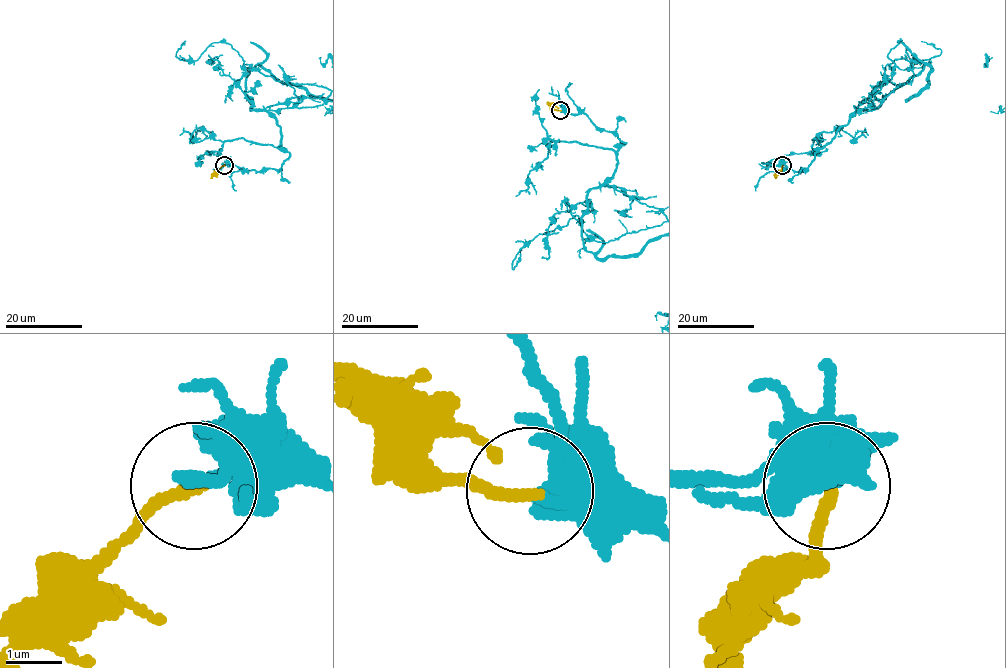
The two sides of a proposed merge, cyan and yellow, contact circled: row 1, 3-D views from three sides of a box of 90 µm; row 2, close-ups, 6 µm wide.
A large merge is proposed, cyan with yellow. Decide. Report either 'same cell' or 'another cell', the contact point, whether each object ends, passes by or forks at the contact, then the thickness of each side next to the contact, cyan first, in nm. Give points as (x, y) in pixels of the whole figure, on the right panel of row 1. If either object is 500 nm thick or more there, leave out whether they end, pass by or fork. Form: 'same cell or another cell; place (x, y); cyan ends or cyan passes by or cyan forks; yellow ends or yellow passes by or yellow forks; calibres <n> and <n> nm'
same cell; place (782, 165); cyan ends; yellow ends; calibres 220 and 220 nm

